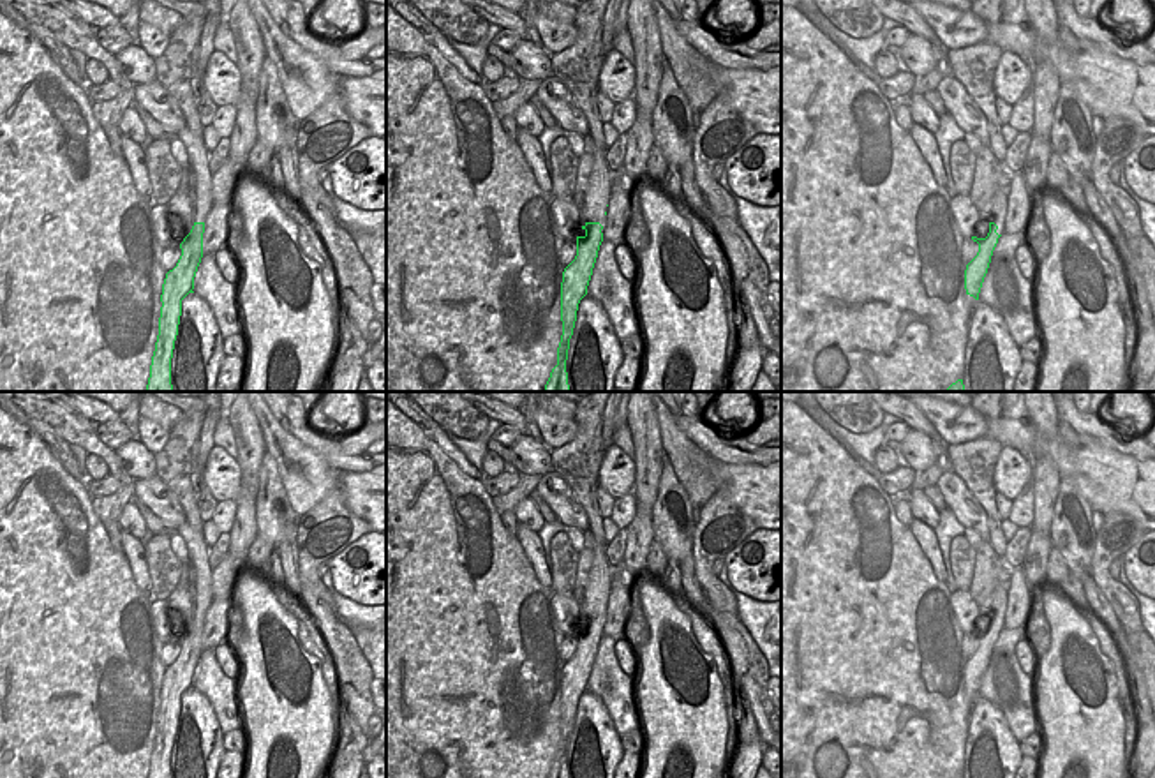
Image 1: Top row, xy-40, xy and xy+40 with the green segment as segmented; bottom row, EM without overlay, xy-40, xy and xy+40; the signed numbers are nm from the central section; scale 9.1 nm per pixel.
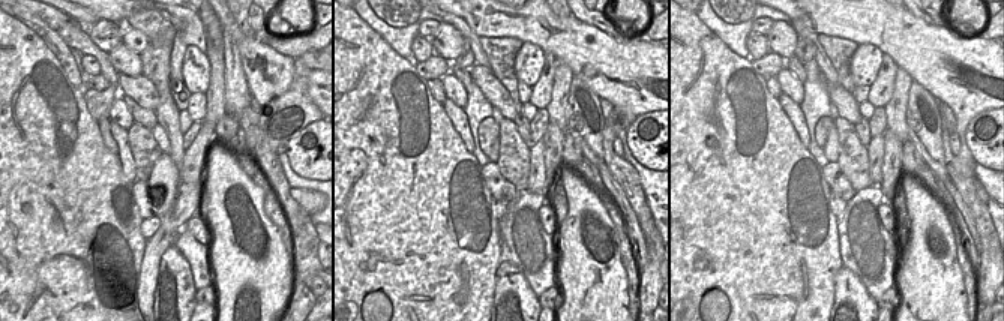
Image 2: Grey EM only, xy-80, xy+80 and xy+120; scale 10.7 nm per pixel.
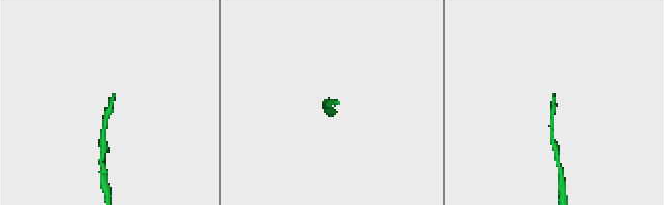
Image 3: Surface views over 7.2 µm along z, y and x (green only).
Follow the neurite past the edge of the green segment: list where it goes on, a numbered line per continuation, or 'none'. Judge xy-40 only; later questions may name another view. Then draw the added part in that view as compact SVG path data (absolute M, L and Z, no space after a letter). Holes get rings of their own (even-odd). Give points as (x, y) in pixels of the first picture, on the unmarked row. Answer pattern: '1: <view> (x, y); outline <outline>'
1: xy-40 (198, 551); outline M189 522L182 524L176 533L185 540L189 550L189 563L194 570L194 617L206 617L212 605L212 566L208 545L203 531L196 531Z

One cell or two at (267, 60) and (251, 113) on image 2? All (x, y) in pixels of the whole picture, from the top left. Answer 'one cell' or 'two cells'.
two cells

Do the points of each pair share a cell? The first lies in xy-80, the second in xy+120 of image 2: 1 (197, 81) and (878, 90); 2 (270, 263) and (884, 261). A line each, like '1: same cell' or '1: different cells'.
1: different cells
2: different cells

